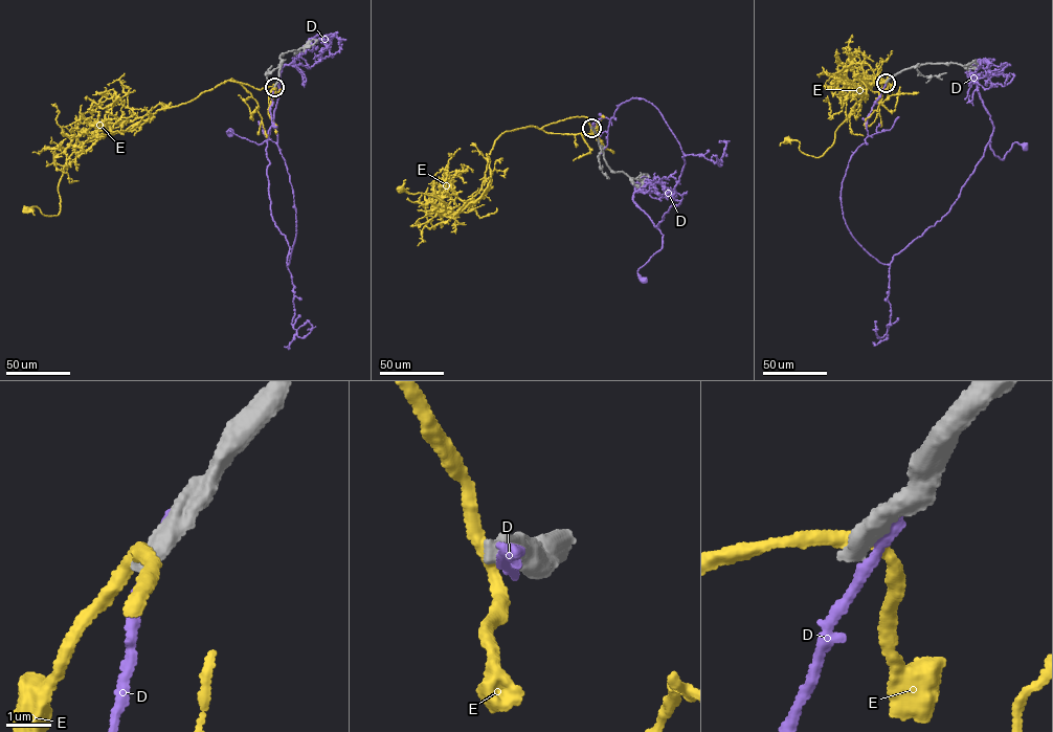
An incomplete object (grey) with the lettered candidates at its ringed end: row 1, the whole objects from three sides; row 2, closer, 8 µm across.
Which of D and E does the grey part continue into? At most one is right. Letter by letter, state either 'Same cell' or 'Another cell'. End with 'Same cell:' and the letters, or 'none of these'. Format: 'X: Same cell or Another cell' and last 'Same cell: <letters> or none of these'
D: Another cell
E: Another cell
Same cell: none of these

